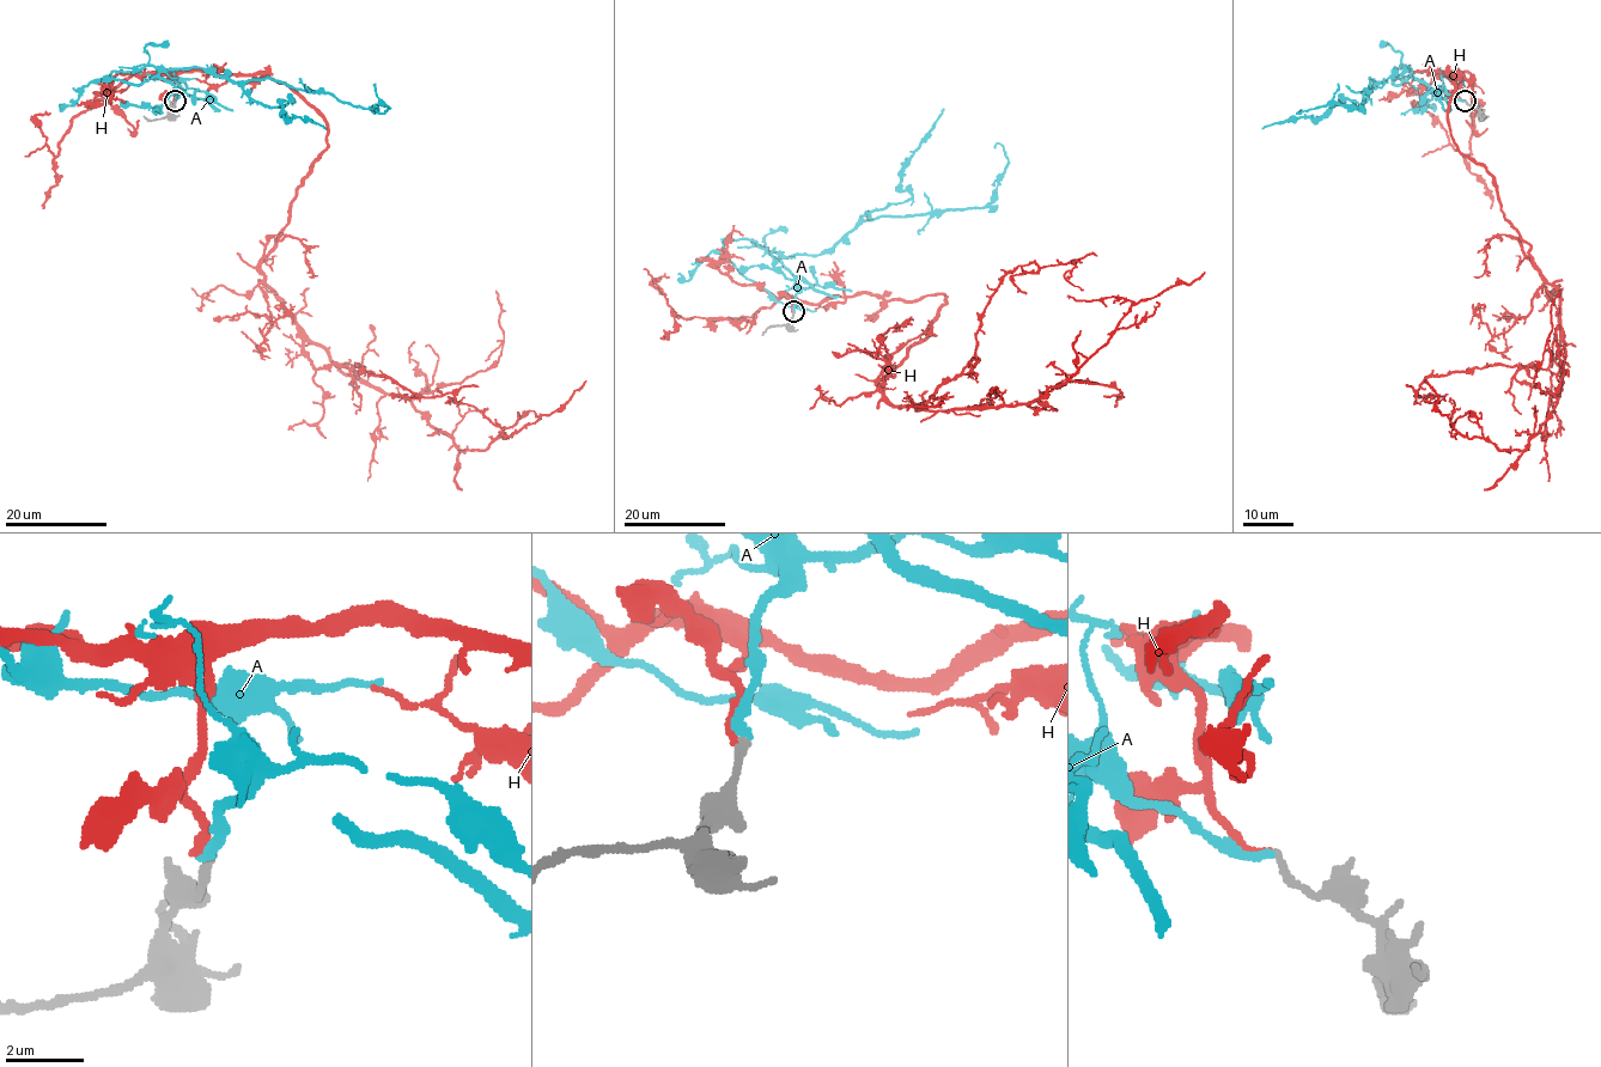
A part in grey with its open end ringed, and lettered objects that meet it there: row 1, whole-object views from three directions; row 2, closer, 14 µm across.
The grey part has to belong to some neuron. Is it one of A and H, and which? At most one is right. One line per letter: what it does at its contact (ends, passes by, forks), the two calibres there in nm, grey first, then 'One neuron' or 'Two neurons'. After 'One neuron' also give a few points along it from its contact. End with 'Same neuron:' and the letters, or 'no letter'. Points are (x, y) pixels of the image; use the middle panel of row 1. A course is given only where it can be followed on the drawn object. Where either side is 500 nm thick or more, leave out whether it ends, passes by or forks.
A: It ends there. Thickness 240 nm (grey) against 240 nm. One neuron. Its course: (793, 311), (798, 284), (779, 257), (828, 252), (881, 215), (986, 206), (1008, 162), (1004, 147), (996, 147)
H: It ends there. Thickness 240 nm (grey) against 180 nm. Two neurons
Same neuron: A

